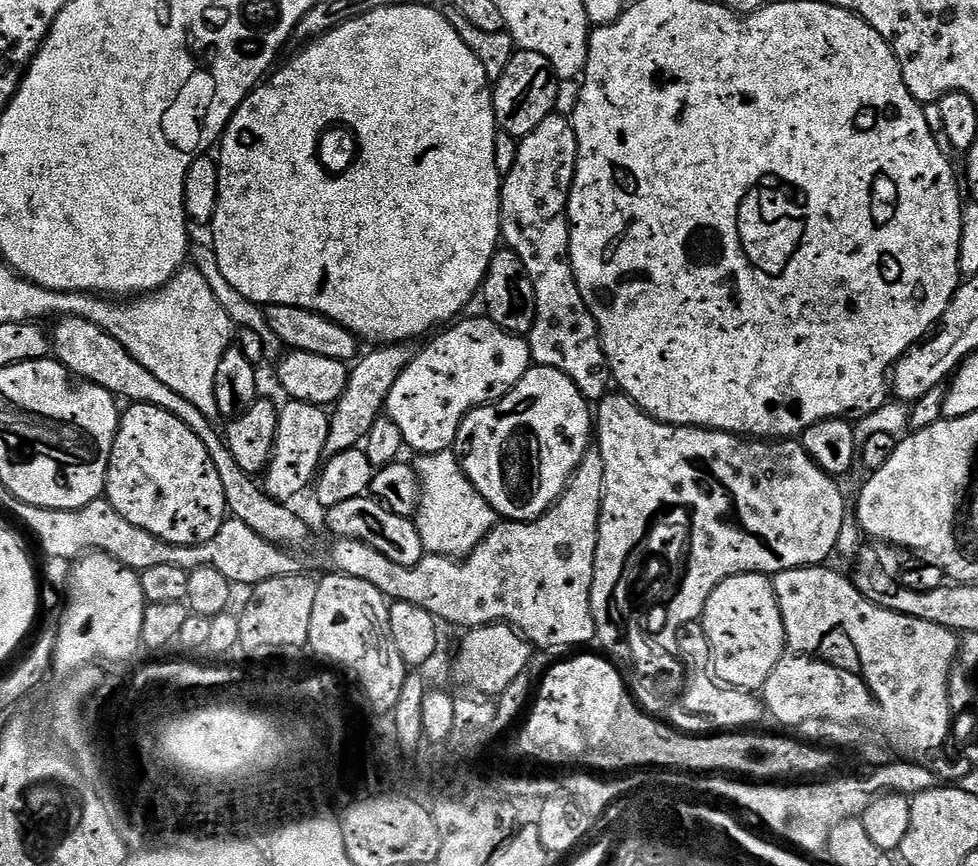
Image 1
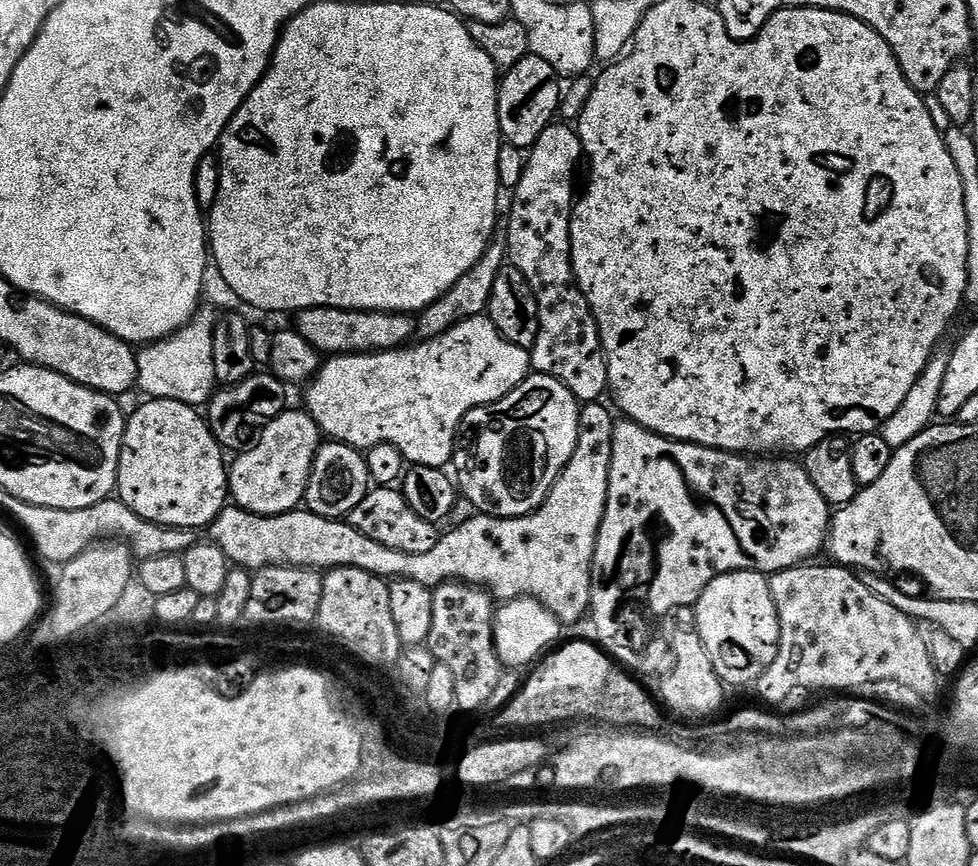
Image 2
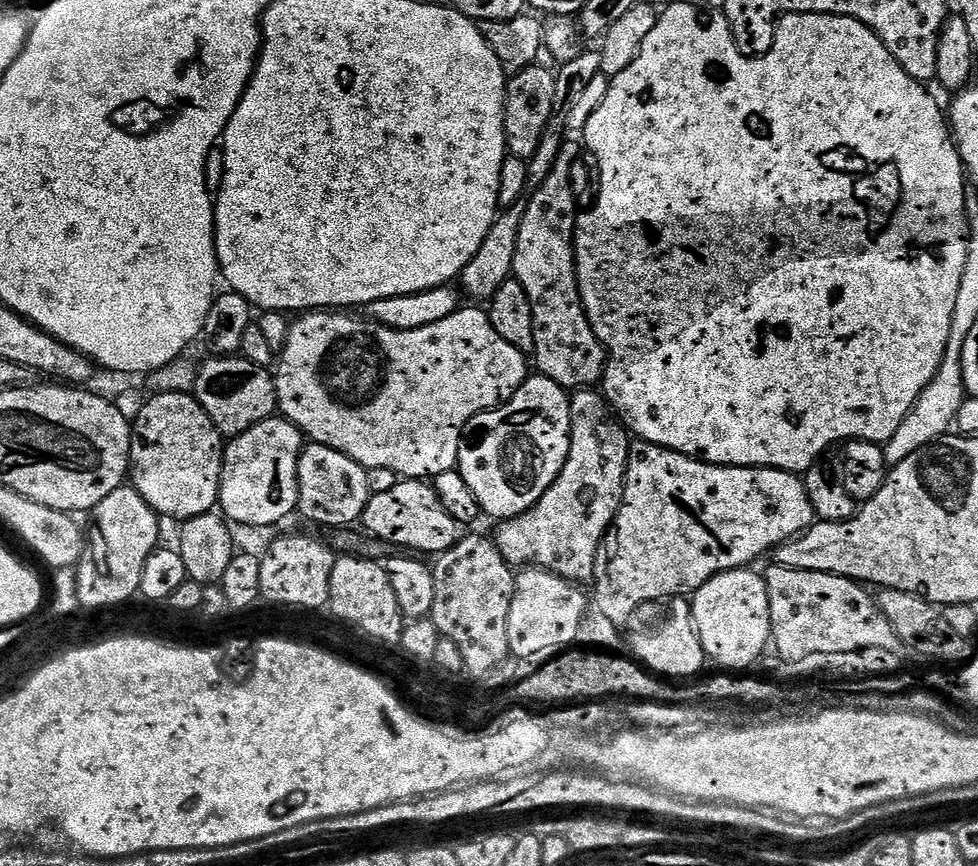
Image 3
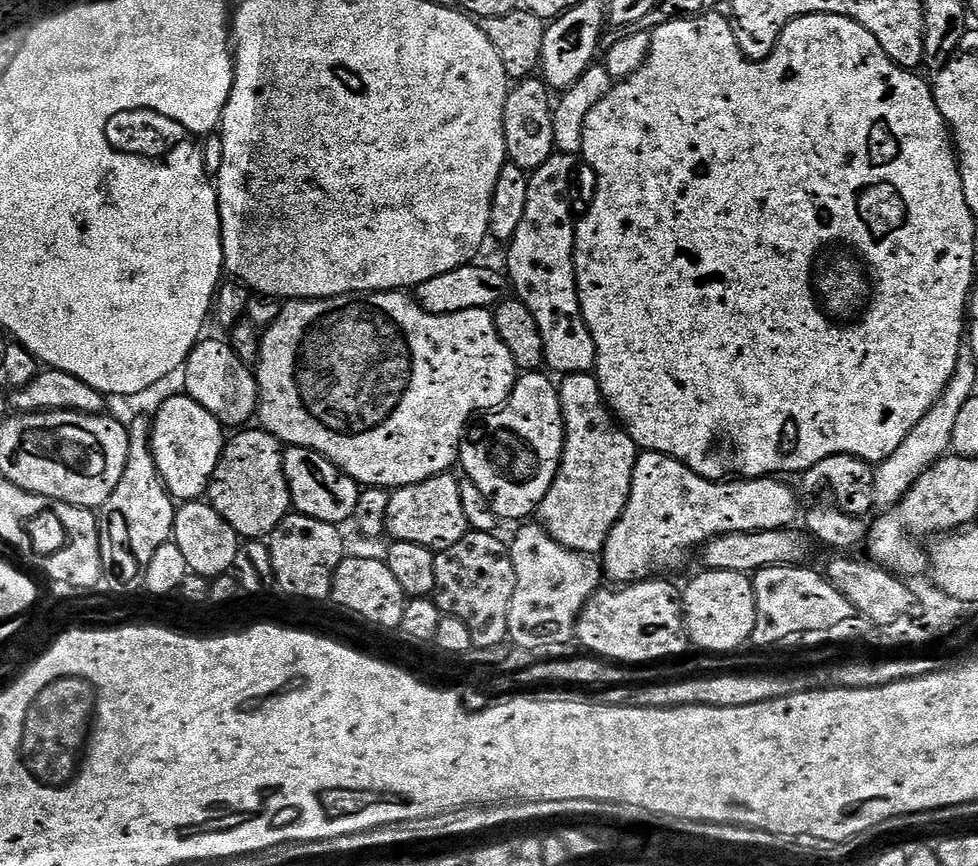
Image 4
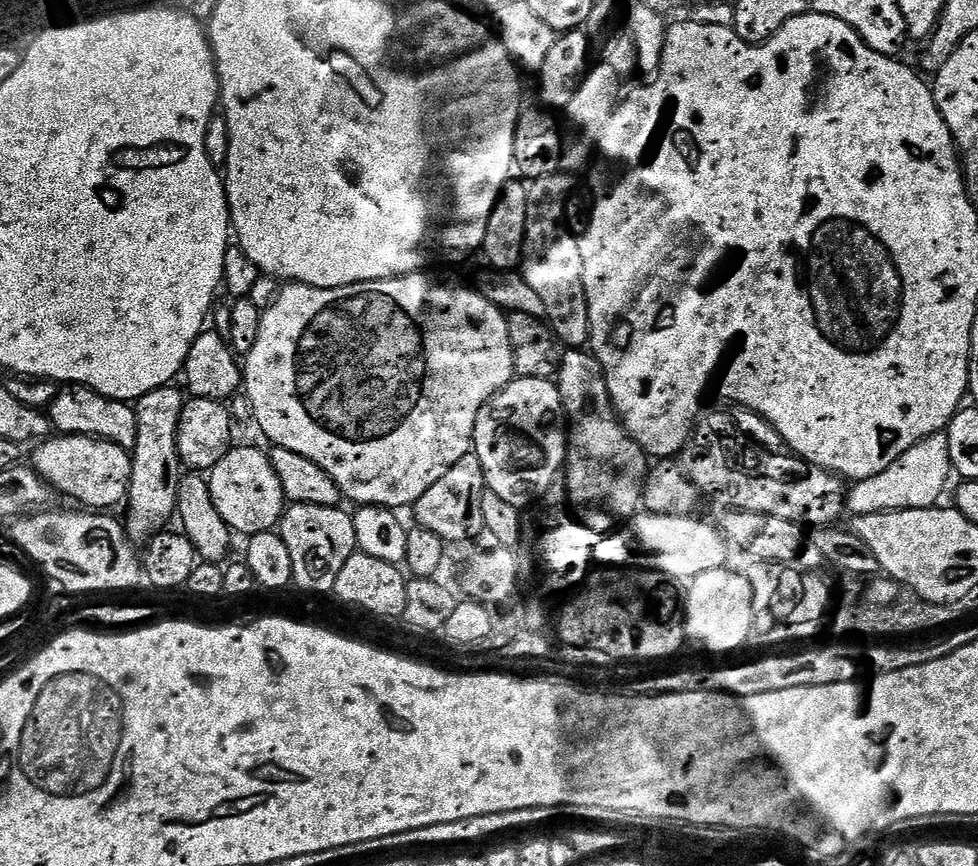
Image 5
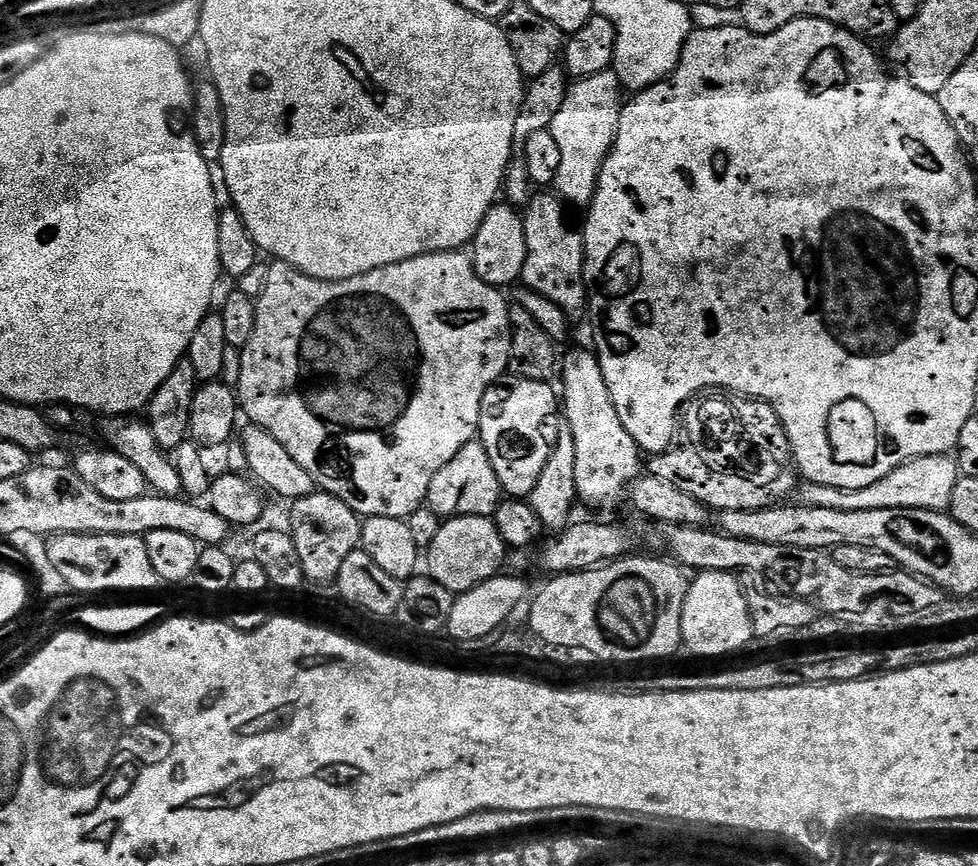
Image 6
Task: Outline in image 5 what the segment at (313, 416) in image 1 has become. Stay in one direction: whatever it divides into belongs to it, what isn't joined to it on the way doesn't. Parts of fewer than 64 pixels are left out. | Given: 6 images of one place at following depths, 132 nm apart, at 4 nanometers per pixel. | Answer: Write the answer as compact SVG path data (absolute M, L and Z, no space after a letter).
M233 446L210 469L206 479L214 507L233 533L241 532L241 537L247 538L254 534L271 532L279 525L286 501L282 484L274 474L272 459L267 451Z

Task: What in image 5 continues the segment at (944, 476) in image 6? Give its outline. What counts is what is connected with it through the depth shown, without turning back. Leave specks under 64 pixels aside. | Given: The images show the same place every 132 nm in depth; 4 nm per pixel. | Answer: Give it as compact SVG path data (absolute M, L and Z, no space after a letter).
M947 431L930 434L930 438L922 438L902 458L898 458L882 474L874 478L855 481L848 488L847 511L852 516L865 516L866 514L878 514L879 512L889 512L890 510L906 510L907 508L934 508L941 503L940 495L944 492L944 487L948 484L948 479L953 479L952 463L950 462L950 442Z

